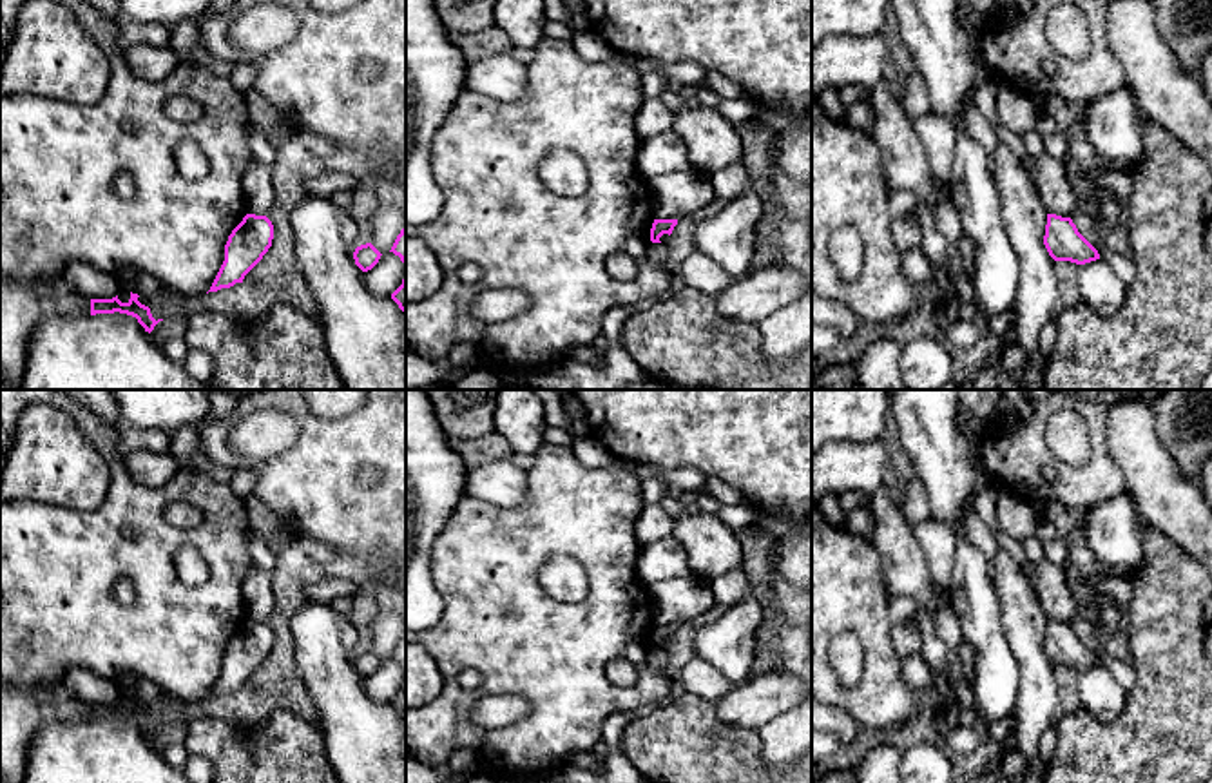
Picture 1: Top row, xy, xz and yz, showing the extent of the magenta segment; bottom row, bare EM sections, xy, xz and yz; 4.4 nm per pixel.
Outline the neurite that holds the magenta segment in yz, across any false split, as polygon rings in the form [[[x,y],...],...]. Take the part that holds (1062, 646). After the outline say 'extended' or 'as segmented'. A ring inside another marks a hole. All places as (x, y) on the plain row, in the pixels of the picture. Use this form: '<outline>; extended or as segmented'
[[[1047,620],[1044,651],[1054,667],[1085,671],[1100,665],[1098,656],[1078,638],[1071,624]]]; as segmented

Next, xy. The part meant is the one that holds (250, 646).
[[[246,620],[225,651],[225,667],[208,698],[243,689],[272,652],[274,631],[266,622]]]; as segmented

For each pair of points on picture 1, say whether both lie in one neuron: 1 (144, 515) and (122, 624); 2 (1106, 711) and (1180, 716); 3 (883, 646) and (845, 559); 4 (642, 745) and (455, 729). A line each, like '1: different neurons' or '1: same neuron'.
1: same neuron
2: different neurons
3: same neuron
4: different neurons

